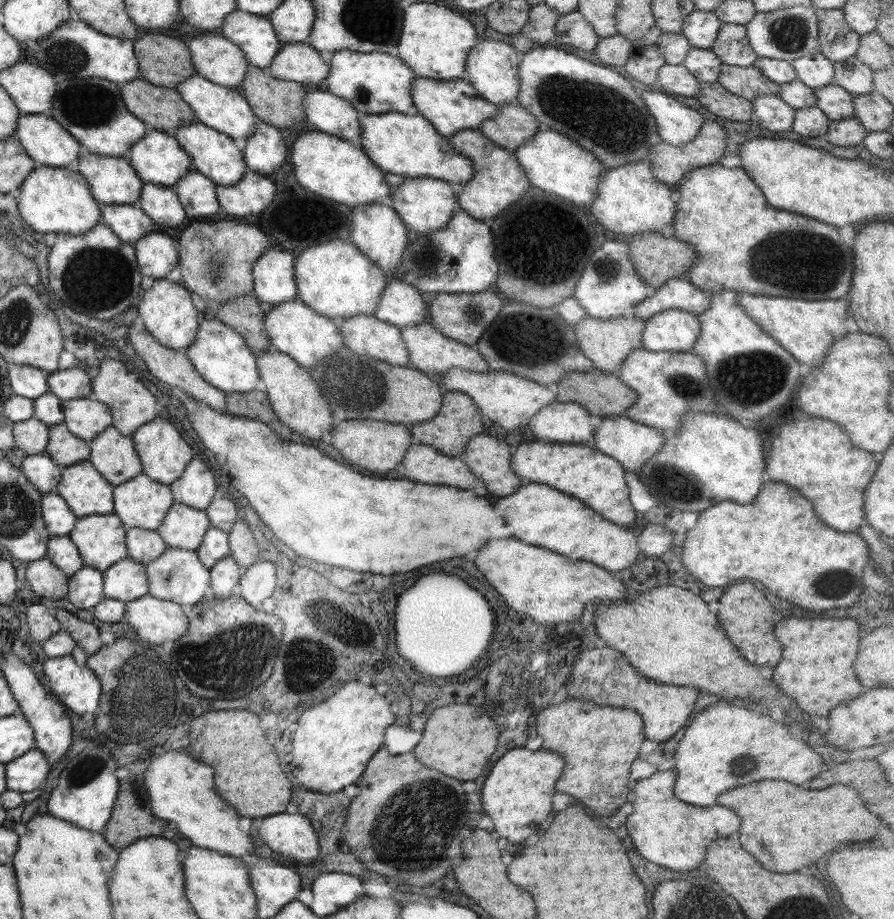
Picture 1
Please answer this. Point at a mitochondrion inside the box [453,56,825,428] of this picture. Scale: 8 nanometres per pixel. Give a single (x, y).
(753, 377)

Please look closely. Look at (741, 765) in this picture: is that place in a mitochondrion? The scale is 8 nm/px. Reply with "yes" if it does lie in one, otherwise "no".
yes

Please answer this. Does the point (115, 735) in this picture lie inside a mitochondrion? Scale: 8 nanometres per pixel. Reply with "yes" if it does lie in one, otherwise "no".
yes

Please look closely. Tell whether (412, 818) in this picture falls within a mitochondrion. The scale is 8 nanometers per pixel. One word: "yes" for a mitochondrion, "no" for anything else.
yes

